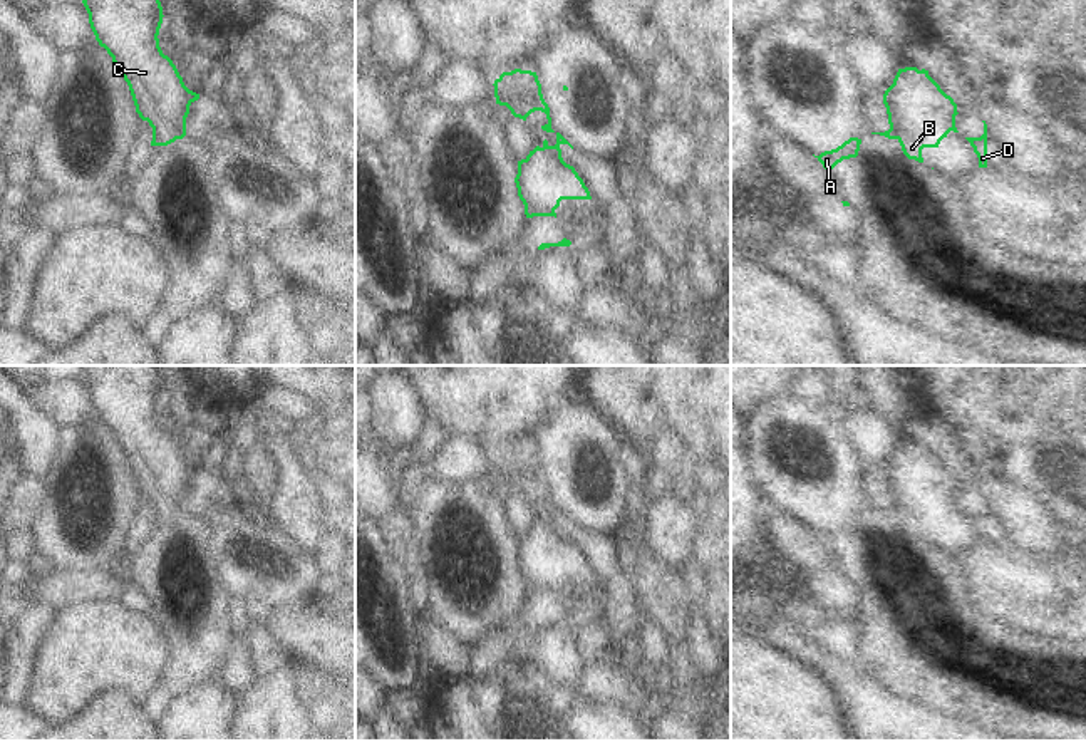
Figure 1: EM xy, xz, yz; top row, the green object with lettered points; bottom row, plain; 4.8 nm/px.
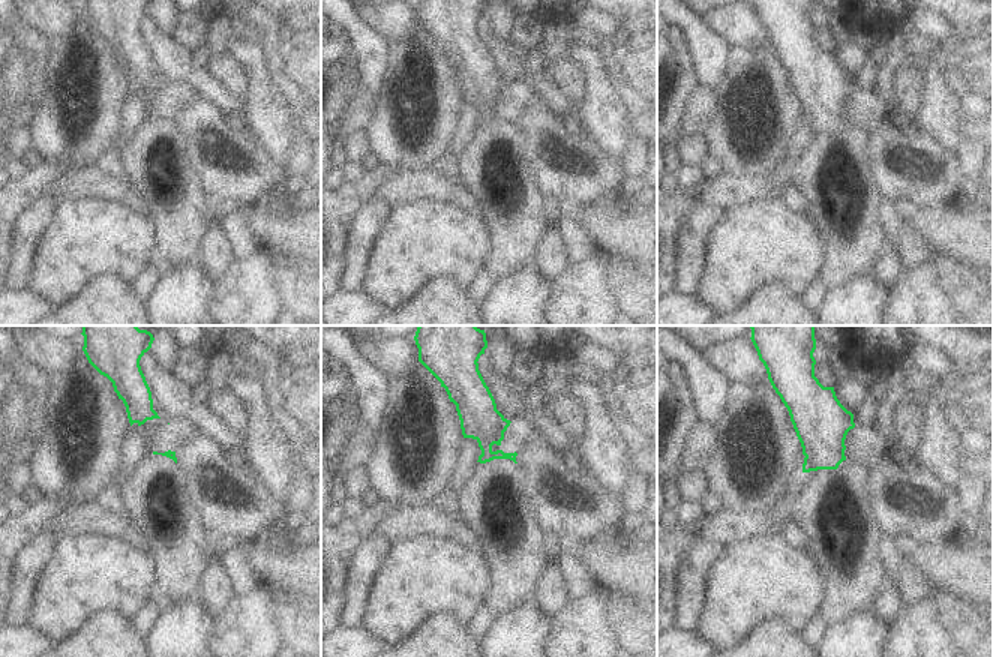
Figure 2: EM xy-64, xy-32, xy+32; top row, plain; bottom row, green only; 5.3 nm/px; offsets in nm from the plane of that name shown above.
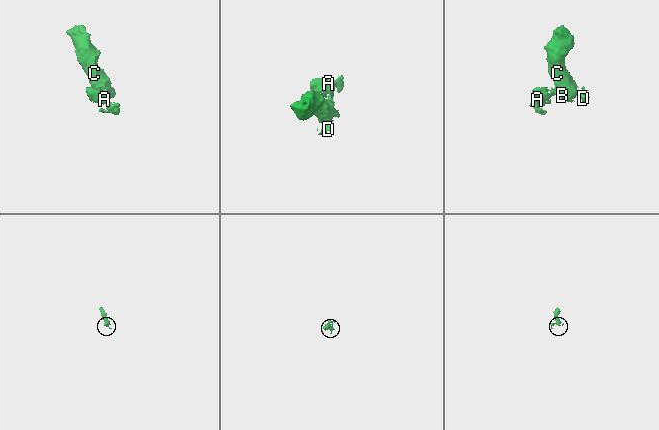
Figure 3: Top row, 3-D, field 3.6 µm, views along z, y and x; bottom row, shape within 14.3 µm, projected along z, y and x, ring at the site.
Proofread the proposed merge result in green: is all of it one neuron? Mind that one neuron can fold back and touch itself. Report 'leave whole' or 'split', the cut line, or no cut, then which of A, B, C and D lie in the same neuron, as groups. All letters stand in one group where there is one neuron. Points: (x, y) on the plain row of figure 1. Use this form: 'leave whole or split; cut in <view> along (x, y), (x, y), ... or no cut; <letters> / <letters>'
split; cut in xz along (543, 522), (560, 532); A / B C D

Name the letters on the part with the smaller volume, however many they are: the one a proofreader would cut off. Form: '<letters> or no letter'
A

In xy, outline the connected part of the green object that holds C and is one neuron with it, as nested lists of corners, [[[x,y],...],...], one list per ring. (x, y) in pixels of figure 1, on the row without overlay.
[[[85,365],[82,376],[89,399],[101,422],[112,433],[124,456],[129,461],[136,488],[153,503],[153,516],[164,521],[186,506],[189,481],[199,469],[189,466],[173,436],[159,422],[159,404],[163,399],[163,382],[156,365]]]

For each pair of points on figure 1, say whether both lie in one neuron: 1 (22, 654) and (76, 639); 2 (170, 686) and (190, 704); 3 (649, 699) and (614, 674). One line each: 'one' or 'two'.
1: two
2: two
3: one

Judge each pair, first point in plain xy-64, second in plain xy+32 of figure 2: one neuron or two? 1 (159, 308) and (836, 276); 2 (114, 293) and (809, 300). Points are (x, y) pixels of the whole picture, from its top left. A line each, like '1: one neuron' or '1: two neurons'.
1: two neurons
2: two neurons

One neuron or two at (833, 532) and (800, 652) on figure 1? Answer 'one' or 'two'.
two

